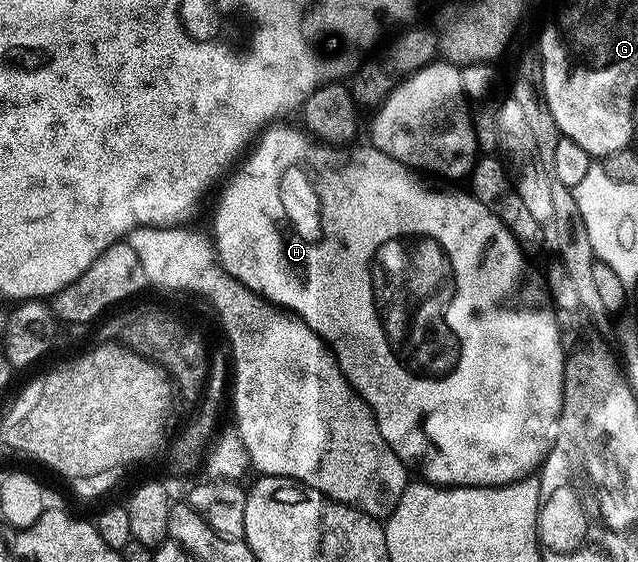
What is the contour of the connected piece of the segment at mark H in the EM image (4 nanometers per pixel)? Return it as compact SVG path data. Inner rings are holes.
M270 125L261 132L255 143L257 155L250 154L248 156L248 158L250 157L249 163L242 162L232 172L228 182L224 184L224 187L226 186L225 192L222 193L221 200L217 203L217 212L213 215L214 232L212 231L215 236L215 255L219 260L220 267L231 277L238 279L247 289L257 292L261 298L270 300L275 306L294 315L302 316L305 324L319 338L329 344L337 359L339 369L345 375L345 380L356 389L361 400L373 410L373 416L379 425L379 433L383 433L383 441L387 441L387 445L391 445L391 449L404 461L406 468L412 469L414 472L417 470L421 474L418 476L424 482L432 483L438 487L506 487L509 483L518 483L519 480L532 476L544 463L547 453L552 449L555 441L557 421L563 405L563 381L565 380L567 351L561 345L561 334L557 328L557 312L548 291L546 291L546 286L538 276L536 279L533 275L525 275L526 256L523 254L521 244L517 242L516 237L509 232L507 225L503 225L503 221L499 221L499 217L495 217L495 213L491 213L487 209L487 205L483 205L473 194L466 193L464 190L462 190L463 192L432 191L427 184L420 183L416 179L418 176L410 168L391 157L387 157L387 153L383 153L378 147L372 145L367 147L369 163L325 163L325 155L320 151L322 148L304 130L298 129L296 131L293 127L281 126L285 125Z

